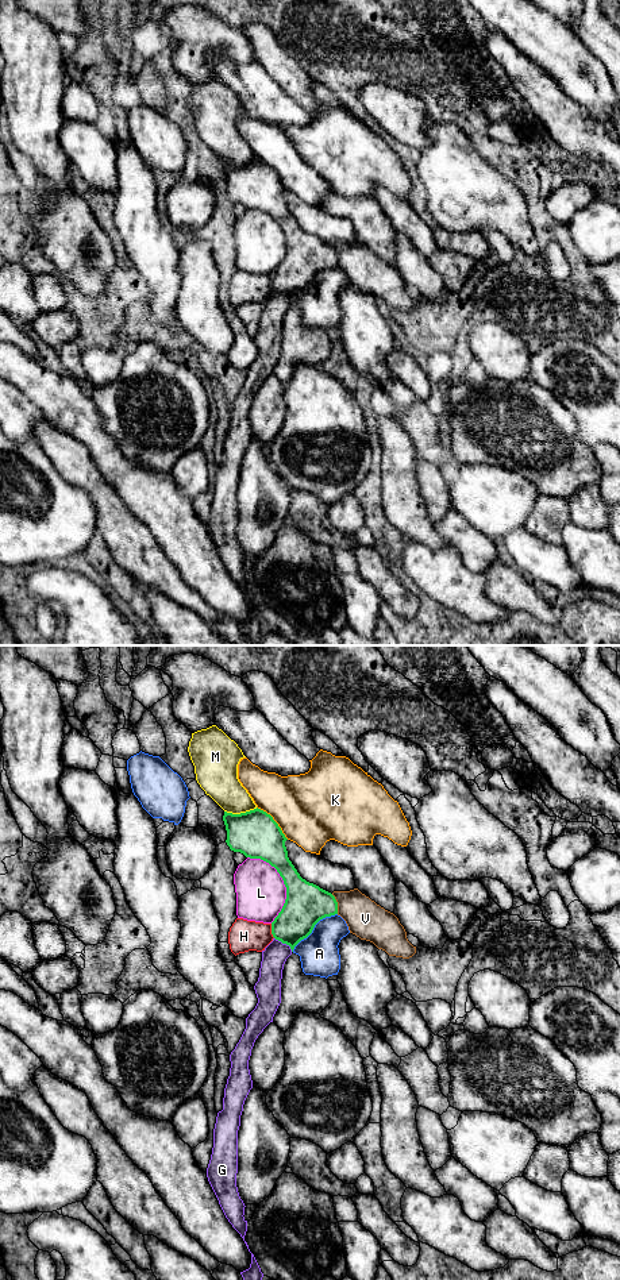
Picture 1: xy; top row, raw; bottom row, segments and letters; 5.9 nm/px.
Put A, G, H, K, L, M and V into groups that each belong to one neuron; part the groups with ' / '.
A / G / H / K / L / M / V

